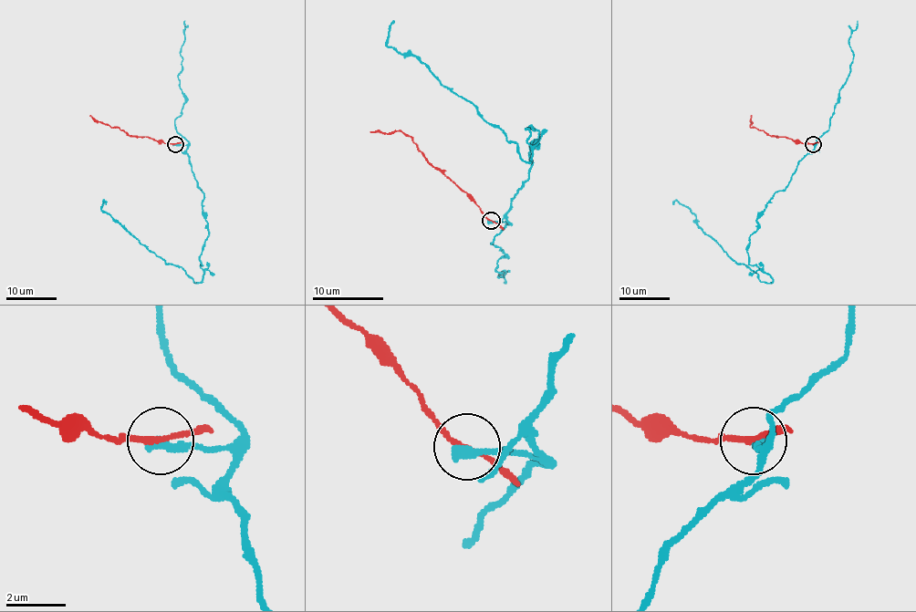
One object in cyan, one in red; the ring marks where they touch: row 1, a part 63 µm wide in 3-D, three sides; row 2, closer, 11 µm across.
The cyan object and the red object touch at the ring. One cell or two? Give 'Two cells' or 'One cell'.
Two cells

